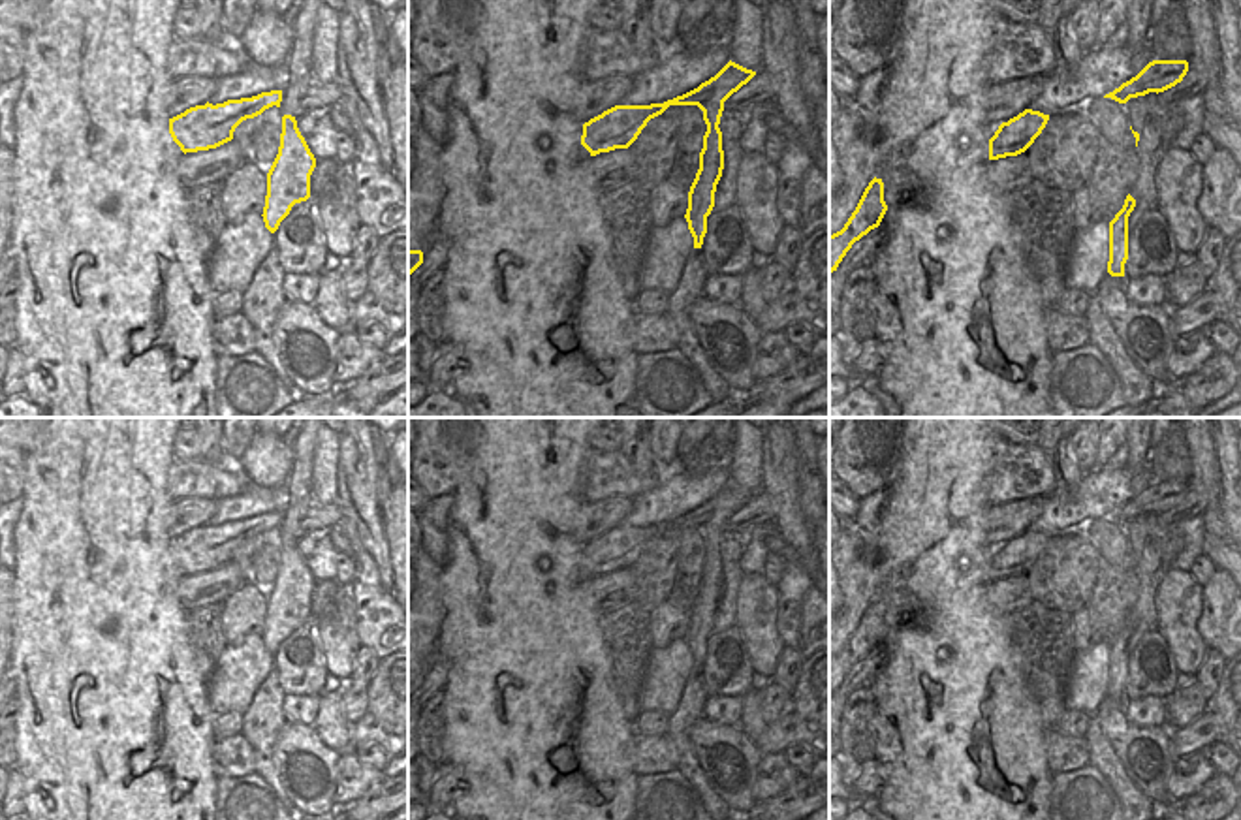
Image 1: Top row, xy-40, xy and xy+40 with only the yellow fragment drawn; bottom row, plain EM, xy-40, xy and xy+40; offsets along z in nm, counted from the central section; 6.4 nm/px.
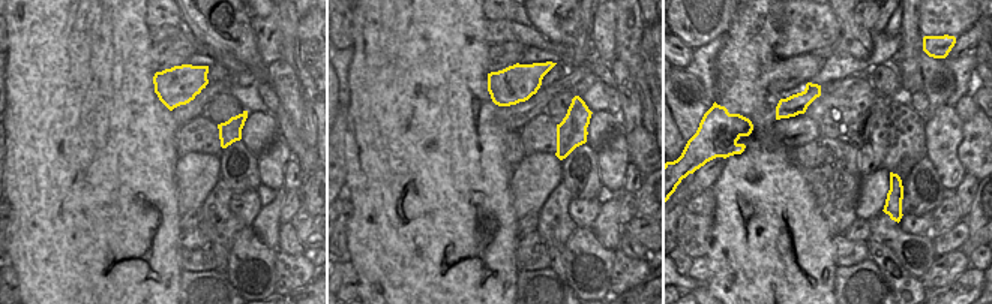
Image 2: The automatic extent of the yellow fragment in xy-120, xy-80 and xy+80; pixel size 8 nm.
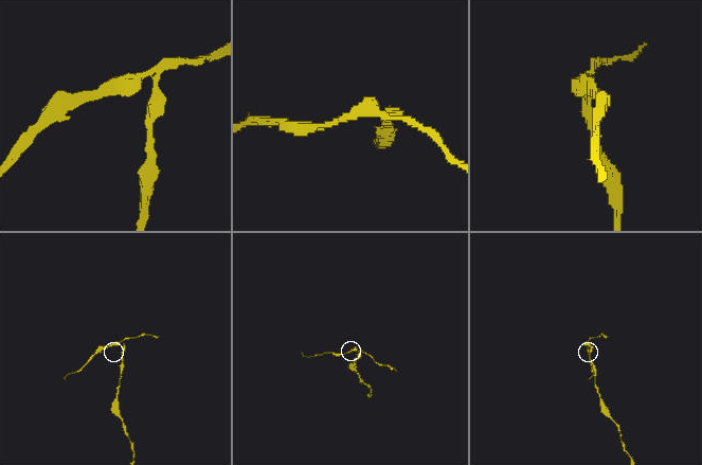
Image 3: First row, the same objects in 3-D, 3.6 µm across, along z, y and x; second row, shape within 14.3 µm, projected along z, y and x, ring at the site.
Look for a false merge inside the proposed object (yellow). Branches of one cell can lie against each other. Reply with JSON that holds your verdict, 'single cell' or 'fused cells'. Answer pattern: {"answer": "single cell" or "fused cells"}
{"answer": "fused cells"}

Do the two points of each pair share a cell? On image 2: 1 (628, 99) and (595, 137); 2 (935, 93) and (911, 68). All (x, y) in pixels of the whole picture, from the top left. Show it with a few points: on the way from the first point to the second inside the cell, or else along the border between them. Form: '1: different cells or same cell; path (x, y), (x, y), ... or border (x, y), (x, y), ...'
1: different cells; border (619, 114), (620, 128)
2: same cell; path (929, 87), (917, 74)

